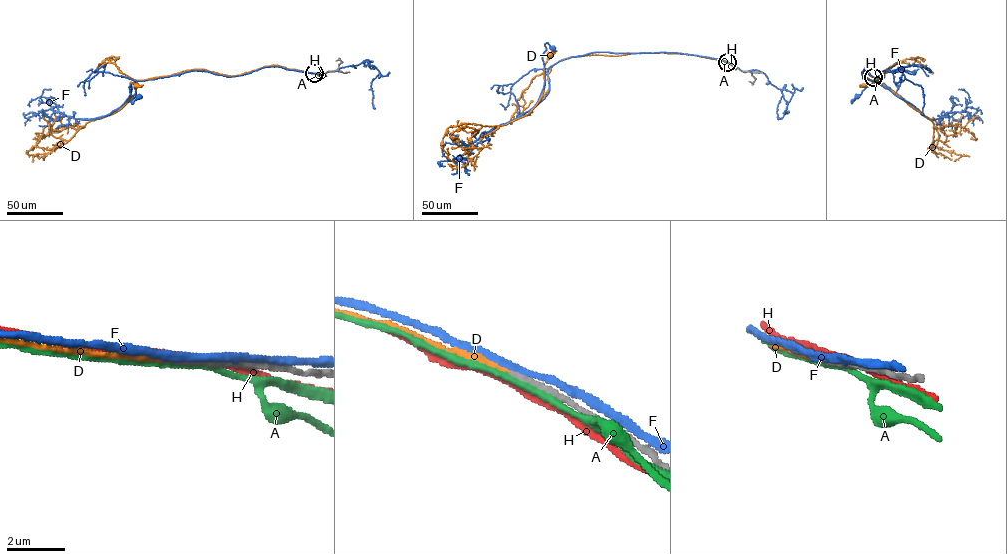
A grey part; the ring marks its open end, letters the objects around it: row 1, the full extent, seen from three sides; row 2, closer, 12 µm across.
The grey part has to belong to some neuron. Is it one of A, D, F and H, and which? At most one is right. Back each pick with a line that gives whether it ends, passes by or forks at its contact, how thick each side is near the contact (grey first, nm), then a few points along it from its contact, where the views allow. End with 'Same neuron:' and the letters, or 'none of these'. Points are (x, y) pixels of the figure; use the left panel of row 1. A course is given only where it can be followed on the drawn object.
D: it ends | 220/140 nm | via (314, 73), (273, 65), (236, 75), (188, 69), (137, 80), (135, 93), (128, 100), (130, 82), (136, 85)
Same neuron: D

